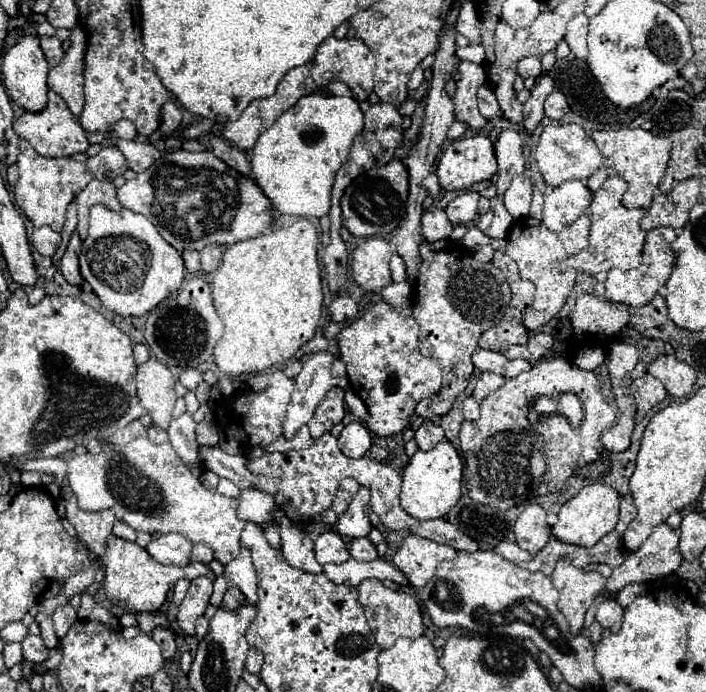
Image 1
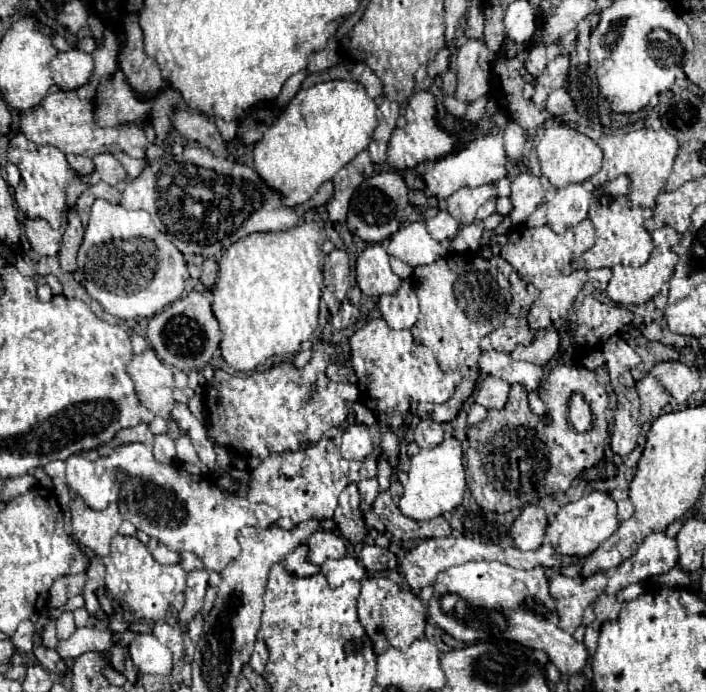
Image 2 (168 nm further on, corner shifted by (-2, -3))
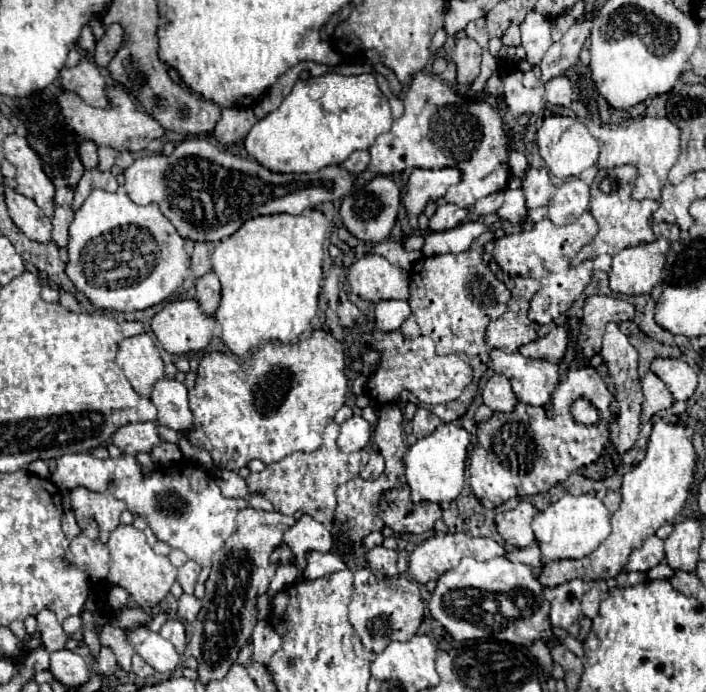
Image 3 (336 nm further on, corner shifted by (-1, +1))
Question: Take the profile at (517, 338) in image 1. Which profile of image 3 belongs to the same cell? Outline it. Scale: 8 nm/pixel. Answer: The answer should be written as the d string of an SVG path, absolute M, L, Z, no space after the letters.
M514 276L512 278L512 298L508 302L506 314L492 320L486 330L488 348L498 348L504 352L516 352L520 346L536 340L536 324L528 318L530 300L540 288L534 278Z

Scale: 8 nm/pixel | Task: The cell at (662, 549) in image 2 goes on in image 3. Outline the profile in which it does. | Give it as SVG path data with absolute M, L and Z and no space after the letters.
M648 536L642 548L630 554L624 572L636 572L636 570L648 572L650 568L658 566L662 560L664 560L664 540L660 540L658 536Z

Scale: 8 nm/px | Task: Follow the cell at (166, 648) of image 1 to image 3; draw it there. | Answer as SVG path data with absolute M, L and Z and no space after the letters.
M168 620L162 628L160 628L160 636L170 640L176 648L178 654L184 654L184 646L186 646L186 636L184 636L184 624L180 620Z

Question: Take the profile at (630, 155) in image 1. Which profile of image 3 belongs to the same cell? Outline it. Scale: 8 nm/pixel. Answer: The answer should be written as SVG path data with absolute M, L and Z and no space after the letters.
M577 116L577 118L600 144L600 158L598 154L598 162L594 165L599 169L607 169L632 164L638 170L632 198L634 200L644 200L644 198L658 200L660 198L660 190L666 184L666 176L670 168L676 164L678 154L680 154L680 130L667 117L639 116L625 120L614 128L602 128L599 119L594 117L580 118Z

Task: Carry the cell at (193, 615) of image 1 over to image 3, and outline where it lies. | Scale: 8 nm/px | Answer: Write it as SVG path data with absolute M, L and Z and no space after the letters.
M188 560L184 566L178 568L178 582L182 584L182 590L186 594L194 594L194 586L196 586L200 570L202 568L196 562L192 562L192 560Z

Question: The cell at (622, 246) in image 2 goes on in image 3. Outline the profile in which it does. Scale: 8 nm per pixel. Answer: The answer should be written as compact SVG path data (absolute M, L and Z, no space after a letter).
M630 164L598 172L598 176L592 182L592 188L590 188L592 190L590 192L592 194L592 198L590 198L590 214L596 218L596 222L600 226L600 232L596 234L596 238L590 244L586 244L574 256L574 260L572 260L574 266L584 262L584 260L592 260L598 254L614 256L618 250L632 248L632 246L638 246L638 244L648 244L648 242L656 240L656 236L652 232L652 226L650 226L650 216L656 210L656 202L652 202L652 200L642 200L642 202L632 200L630 192L632 192L634 180L636 180L636 168L630 166Z

